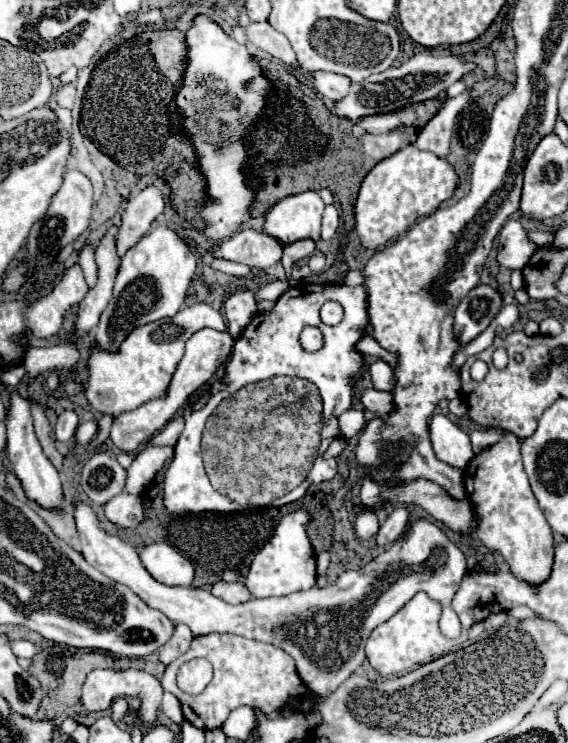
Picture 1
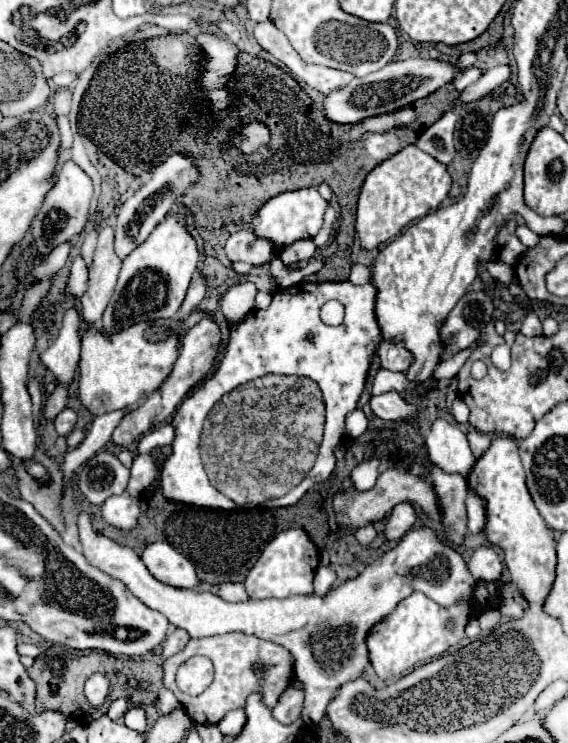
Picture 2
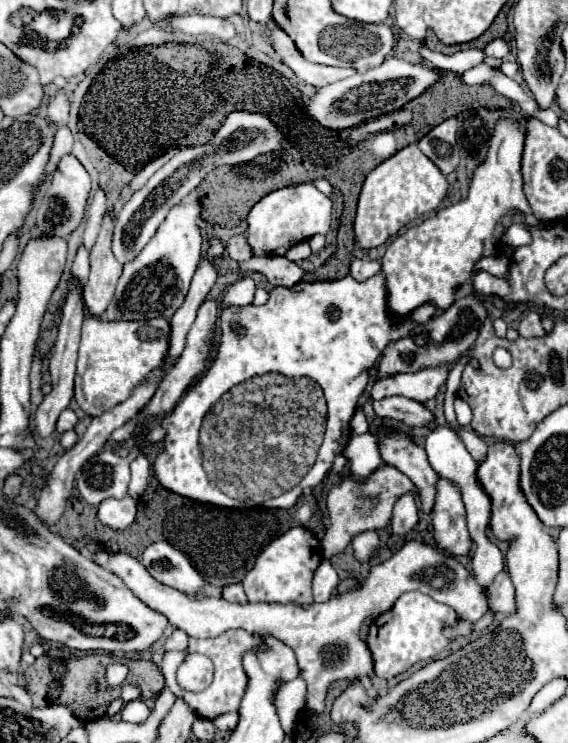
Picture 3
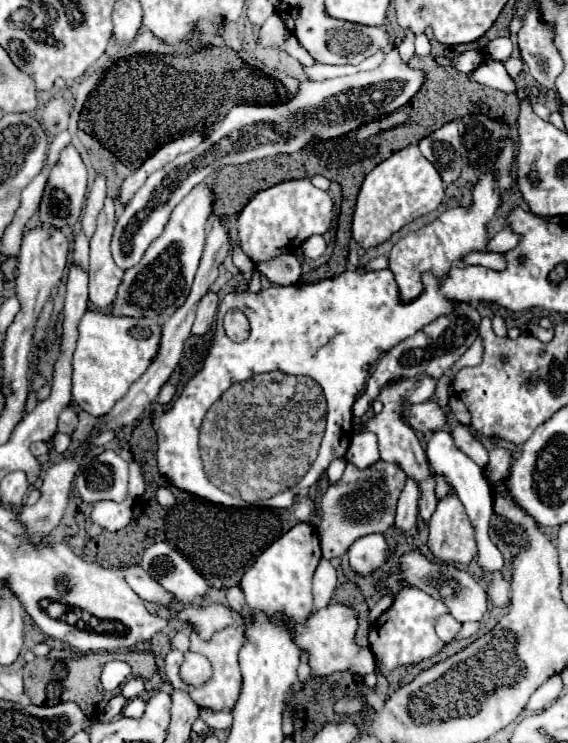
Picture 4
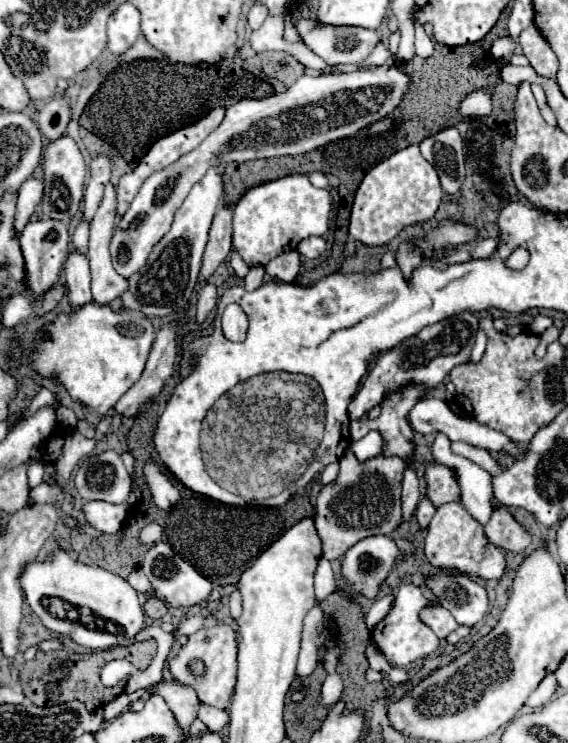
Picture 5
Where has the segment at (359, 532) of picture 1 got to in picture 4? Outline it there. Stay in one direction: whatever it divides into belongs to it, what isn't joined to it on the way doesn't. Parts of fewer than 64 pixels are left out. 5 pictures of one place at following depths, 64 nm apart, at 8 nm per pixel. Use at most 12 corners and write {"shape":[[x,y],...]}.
{"shape":[[382,534],[362,536],[348,550],[352,570],[370,574],[386,562]]}

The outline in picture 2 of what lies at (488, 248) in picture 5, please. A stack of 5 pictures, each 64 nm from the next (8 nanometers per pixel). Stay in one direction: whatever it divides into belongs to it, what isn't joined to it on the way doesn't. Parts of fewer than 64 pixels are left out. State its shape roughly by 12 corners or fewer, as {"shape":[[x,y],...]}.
{"shape":[[518,226],[516,234],[528,248],[536,246],[540,236],[528,226]]}

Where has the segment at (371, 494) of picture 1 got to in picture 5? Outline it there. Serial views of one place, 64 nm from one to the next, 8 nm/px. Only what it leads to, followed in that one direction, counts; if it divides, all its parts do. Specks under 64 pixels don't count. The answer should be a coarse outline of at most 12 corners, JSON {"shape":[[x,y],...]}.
{"shape":[[378,432],[354,440],[350,450],[360,462],[380,456],[384,440]]}

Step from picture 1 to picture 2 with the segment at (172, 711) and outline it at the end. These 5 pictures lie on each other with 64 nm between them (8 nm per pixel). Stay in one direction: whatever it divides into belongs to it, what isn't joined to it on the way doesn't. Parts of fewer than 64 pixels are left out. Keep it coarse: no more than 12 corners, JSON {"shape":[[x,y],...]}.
{"shape":[[160,690],[160,712],[168,714],[180,706],[176,696]]}

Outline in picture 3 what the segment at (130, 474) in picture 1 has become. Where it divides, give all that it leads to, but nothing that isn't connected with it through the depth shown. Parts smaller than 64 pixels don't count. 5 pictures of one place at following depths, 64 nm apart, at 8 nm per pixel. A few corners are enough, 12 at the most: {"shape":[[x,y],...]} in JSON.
{"shape":[[146,456],[130,464],[132,480],[128,494],[140,498],[150,482],[152,470]]}

